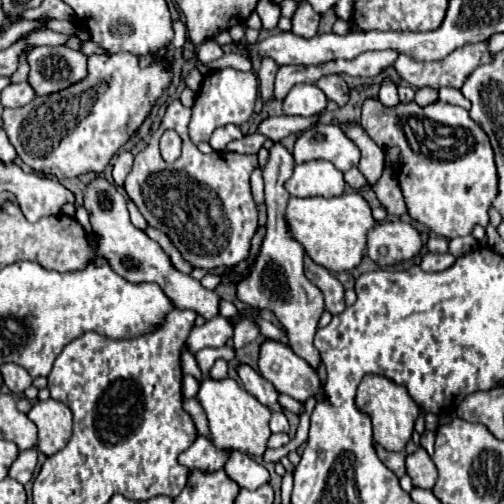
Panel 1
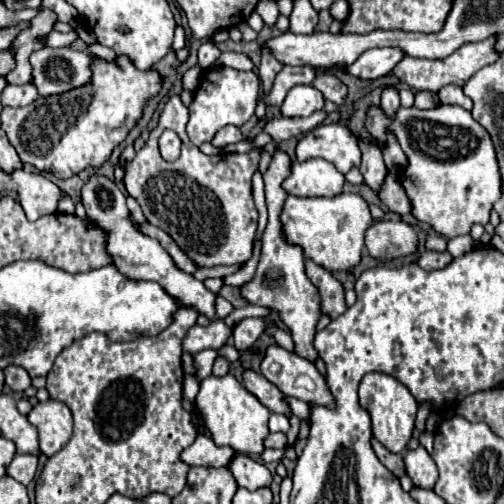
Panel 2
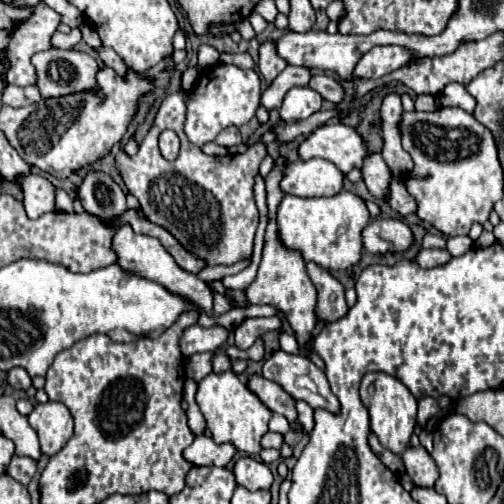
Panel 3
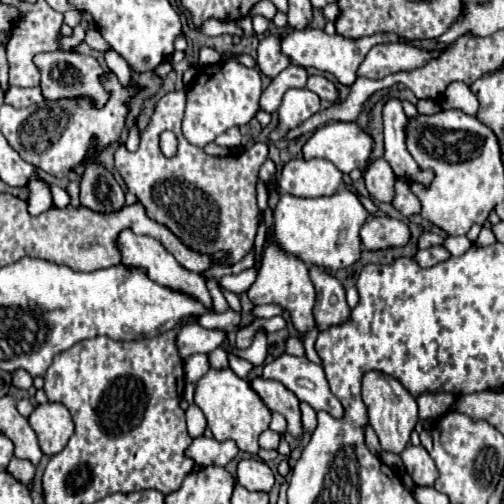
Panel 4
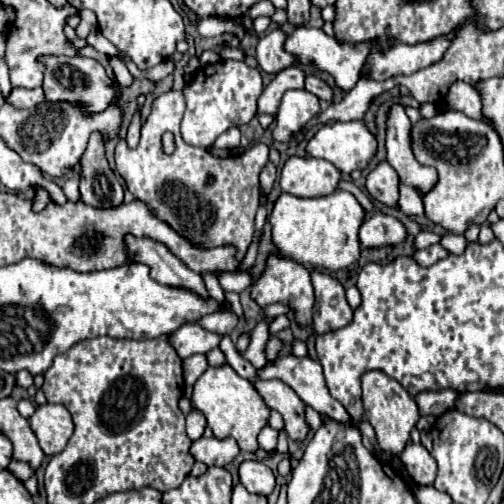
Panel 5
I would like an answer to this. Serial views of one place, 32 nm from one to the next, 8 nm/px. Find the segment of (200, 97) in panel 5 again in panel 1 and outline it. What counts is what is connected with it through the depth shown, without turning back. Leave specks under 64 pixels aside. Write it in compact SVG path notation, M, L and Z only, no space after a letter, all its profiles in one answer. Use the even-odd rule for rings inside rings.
M224 68L220 72L212 72L204 76L202 88L196 94L194 106L192 106L192 120L190 120L190 140L194 144L208 142L212 132L224 124L236 124L240 126L250 118L254 112L254 100L258 96L258 82L254 72L240 72L236 68Z

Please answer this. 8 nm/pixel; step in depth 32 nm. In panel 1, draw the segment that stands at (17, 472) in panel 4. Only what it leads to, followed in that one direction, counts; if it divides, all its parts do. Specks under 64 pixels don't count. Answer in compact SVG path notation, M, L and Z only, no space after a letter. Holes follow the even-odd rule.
M37 447L28 448L28 450L20 452L18 458L16 458L16 462L12 464L8 476L14 478L14 480L18 480L20 484L30 482L32 472L34 472L34 468L36 468L36 456L38 456Z

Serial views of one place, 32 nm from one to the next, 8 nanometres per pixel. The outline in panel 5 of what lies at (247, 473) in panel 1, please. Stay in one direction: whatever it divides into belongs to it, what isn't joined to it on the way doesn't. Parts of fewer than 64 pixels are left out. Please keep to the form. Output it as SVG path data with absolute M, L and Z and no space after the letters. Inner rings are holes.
M246 460L240 464L238 468L238 476L240 476L240 484L254 494L264 494L268 496L274 490L274 474L272 470L260 462L260 460Z

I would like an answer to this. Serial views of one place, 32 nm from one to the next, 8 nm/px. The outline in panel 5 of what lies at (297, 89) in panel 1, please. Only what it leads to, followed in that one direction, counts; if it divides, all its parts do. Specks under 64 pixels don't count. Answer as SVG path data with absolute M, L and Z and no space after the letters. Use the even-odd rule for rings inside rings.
M288 90L276 114L276 128L272 138L276 142L288 142L294 132L298 132L312 116L320 112L318 98L308 90Z

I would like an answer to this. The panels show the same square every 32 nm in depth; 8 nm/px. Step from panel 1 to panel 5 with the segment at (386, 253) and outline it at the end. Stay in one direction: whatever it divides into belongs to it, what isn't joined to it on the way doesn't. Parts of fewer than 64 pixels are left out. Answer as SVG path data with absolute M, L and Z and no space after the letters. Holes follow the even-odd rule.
M376 212L364 220L360 228L360 244L364 248L394 246L394 244L402 244L406 240L406 234L408 234L406 226L400 220Z

